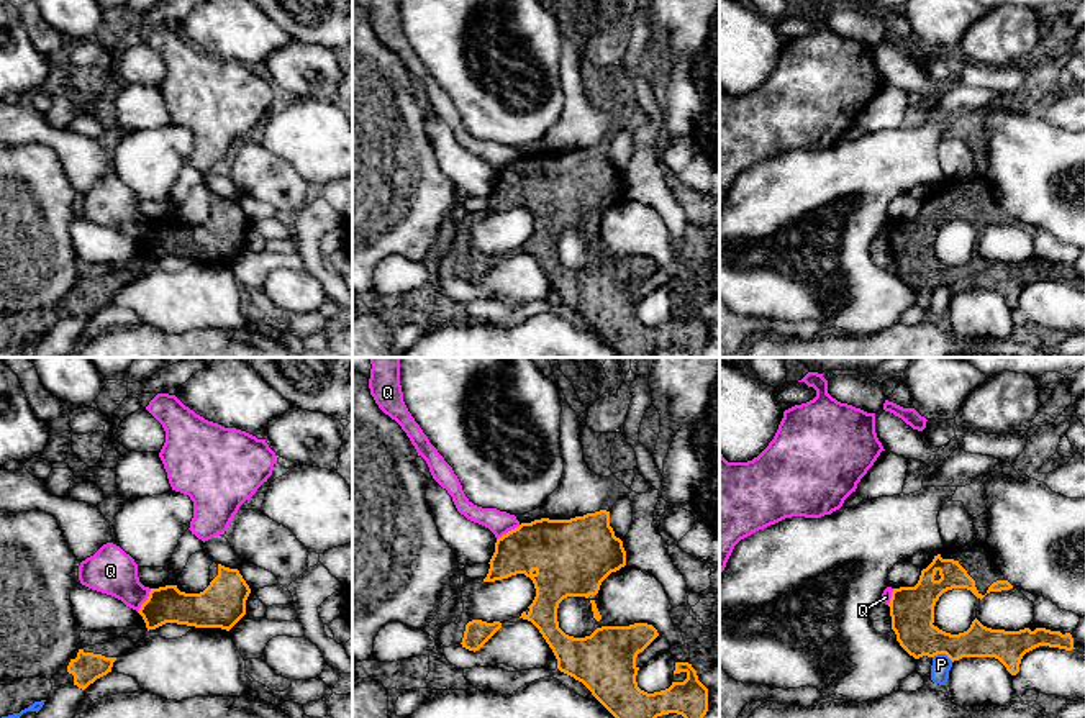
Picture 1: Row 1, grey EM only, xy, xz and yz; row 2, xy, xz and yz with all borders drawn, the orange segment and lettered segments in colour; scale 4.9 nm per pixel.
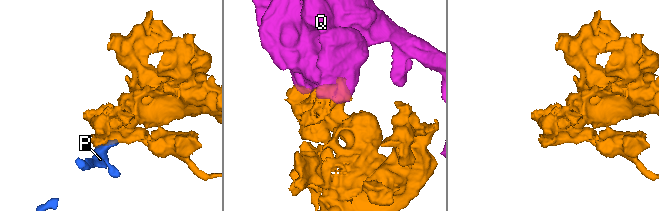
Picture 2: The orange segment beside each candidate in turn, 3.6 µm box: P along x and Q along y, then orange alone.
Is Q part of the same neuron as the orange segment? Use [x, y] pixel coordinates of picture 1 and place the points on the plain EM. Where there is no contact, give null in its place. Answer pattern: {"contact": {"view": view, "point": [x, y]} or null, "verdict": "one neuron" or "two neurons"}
{"contact": {"view": "xy", "point": [146, 233]}, "verdict": "two neurons"}

